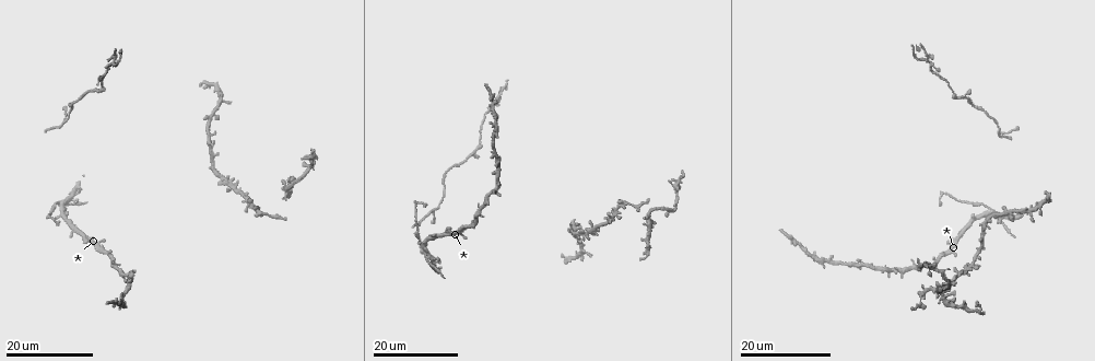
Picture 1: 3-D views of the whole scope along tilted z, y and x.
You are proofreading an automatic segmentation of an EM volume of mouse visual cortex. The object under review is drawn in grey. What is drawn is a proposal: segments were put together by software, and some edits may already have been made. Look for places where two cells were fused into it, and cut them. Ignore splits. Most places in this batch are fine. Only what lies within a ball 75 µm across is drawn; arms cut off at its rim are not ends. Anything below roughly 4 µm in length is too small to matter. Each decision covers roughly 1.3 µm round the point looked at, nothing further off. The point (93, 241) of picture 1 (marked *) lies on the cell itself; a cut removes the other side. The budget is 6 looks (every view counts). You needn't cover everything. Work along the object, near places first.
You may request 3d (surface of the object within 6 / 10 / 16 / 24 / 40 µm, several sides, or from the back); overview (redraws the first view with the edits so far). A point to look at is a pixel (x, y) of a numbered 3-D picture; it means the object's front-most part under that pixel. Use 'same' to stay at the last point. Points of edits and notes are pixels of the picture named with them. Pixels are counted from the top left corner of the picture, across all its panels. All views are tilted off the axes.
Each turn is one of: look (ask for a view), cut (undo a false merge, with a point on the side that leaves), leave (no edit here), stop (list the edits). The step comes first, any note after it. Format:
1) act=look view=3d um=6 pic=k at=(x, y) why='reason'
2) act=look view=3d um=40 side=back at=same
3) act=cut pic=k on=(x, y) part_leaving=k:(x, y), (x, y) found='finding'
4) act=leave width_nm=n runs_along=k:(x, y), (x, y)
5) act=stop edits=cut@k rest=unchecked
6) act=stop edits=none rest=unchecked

act=look view=3d um=16 pic=1 at=(892, 269) why='four-way junction'

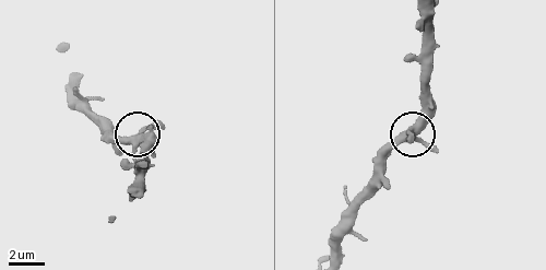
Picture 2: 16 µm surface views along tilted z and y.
act=look view=3d um=6 at=same

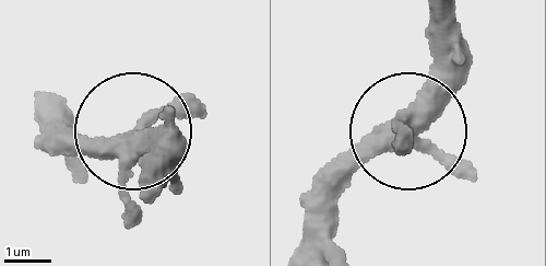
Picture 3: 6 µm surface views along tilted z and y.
act=leave found='continuous, no second cell'

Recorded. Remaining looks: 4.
act=look view=3d um=24 pic=1 at=(235, 184)

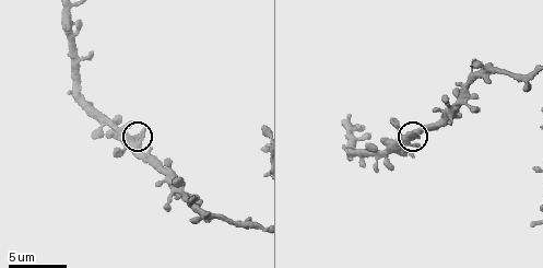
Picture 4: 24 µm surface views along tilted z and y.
act=look view=3d um=6 pic=4 at=(409, 141)

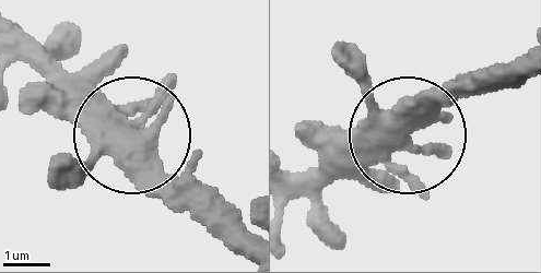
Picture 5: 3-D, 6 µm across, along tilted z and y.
act=leave side_arm_um=18 arms=5 found='one cell here'

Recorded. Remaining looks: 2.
act=look view=3d um=24 pic=1 at=(643, 224) why='calibre changes'

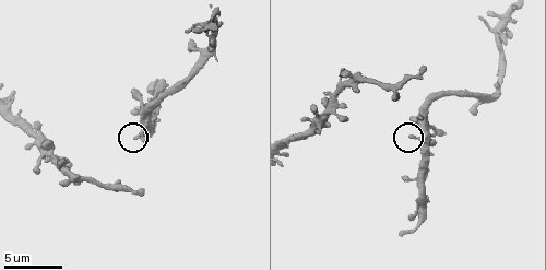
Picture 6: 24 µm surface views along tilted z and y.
act=look view=3d um=6 pic=6 at=(411, 136) why='zoom in'

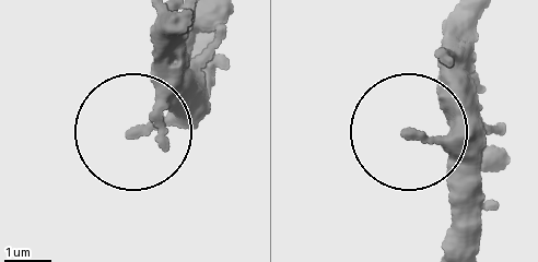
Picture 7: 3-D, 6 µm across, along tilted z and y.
act=leave found='all the same cell'

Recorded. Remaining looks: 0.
act=stop edits=none rest=unchecked

